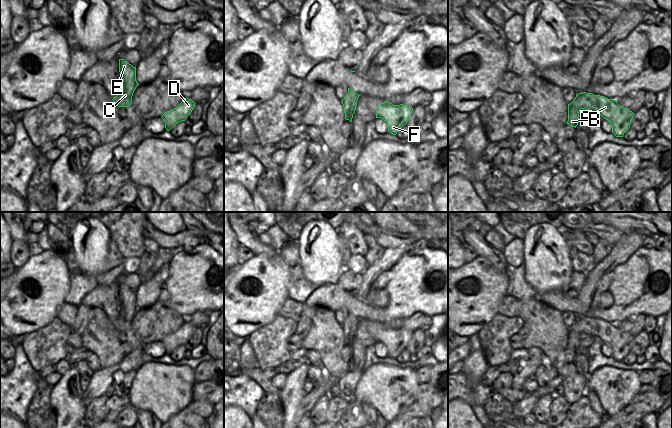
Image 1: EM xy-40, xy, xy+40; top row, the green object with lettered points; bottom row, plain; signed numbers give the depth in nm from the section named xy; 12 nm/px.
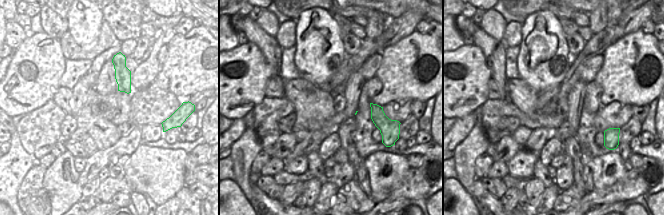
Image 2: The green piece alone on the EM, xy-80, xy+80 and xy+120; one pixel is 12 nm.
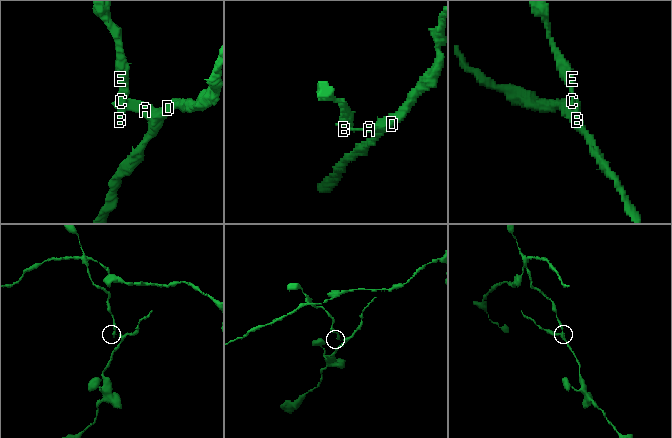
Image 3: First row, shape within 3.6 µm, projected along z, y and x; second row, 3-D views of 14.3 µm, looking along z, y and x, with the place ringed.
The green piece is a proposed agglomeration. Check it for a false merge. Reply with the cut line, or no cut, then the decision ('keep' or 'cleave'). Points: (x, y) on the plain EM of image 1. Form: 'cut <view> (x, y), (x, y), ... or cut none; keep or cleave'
cut xy+40 (578, 318), (577, 328), (580, 332); cleave

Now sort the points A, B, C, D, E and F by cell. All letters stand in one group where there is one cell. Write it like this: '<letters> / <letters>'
A D F / B C E

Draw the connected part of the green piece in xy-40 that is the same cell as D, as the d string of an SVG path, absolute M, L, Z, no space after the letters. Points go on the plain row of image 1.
M186 321L176 332L165 336L161 342L165 346L166 354L170 355L177 347L185 345L195 328L194 325Z

